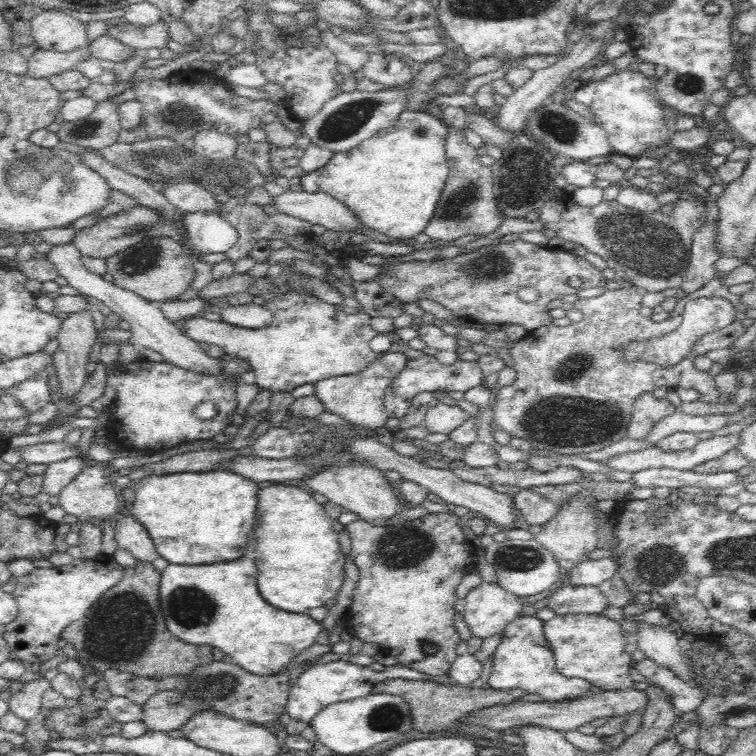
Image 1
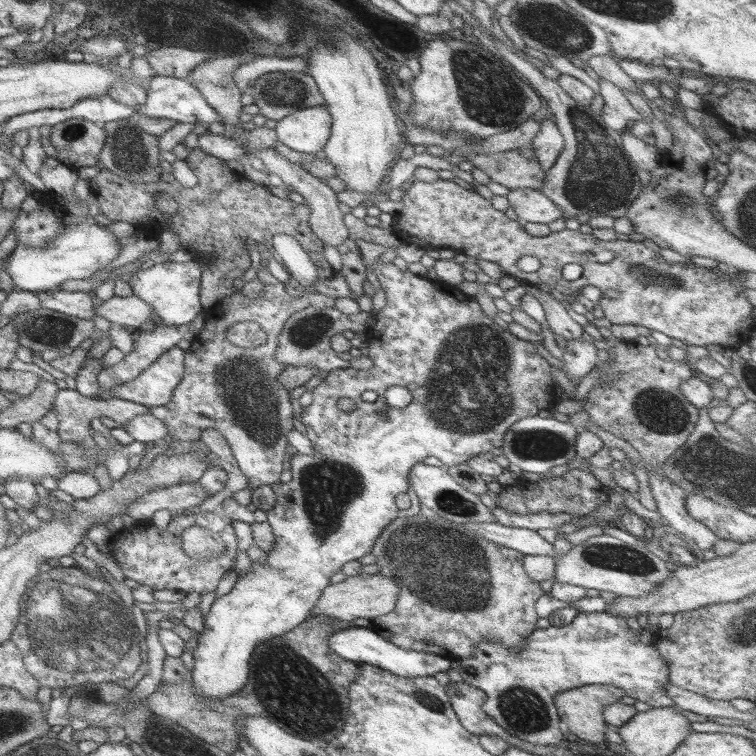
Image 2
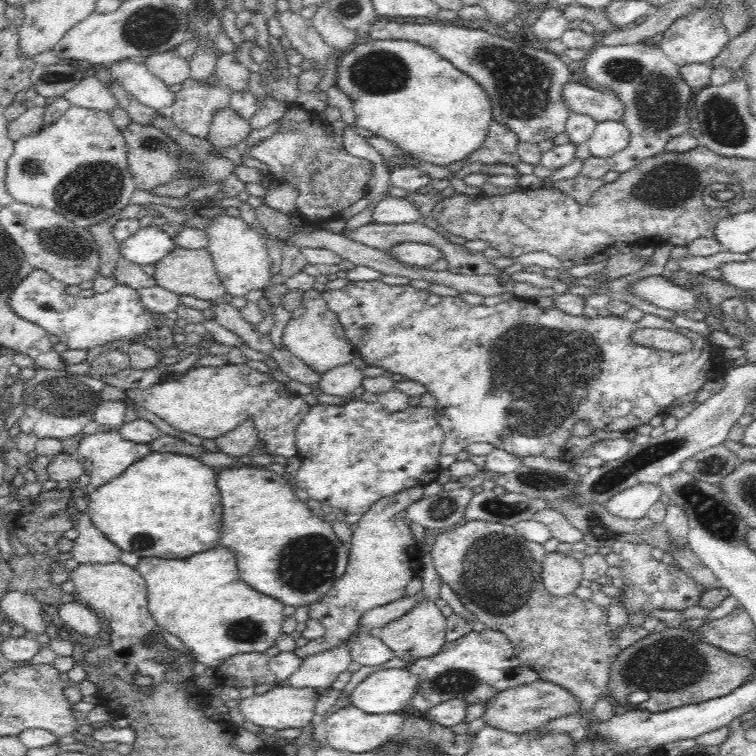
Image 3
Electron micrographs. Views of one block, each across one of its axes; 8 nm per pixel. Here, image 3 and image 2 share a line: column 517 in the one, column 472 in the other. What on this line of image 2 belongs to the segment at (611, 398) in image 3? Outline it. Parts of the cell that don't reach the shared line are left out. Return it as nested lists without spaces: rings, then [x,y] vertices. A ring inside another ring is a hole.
[[[378,258],[371,265],[371,270],[373,270],[373,274],[375,274],[375,278],[377,278],[377,282],[379,282],[379,286],[385,295],[385,305],[375,313],[373,316],[375,324],[368,329],[369,341],[366,343],[366,347],[368,348],[368,357],[373,364],[367,370],[356,371],[347,367],[329,371],[323,381],[311,389],[311,403],[303,408],[303,412],[299,415],[299,422],[305,427],[306,438],[311,443],[313,453],[310,456],[290,453],[288,461],[291,465],[291,468],[289,468],[291,480],[286,484],[278,482],[270,486],[273,494],[276,495],[275,504],[273,504],[271,510],[265,512],[265,516],[273,533],[273,547],[265,554],[265,562],[263,564],[252,563],[249,571],[238,576],[233,587],[225,595],[217,597],[205,614],[203,631],[198,633],[197,644],[192,651],[193,667],[187,676],[191,688],[195,690],[197,696],[203,696],[203,698],[233,696],[247,680],[247,662],[251,652],[255,650],[255,646],[258,646],[259,642],[264,640],[281,636],[283,632],[295,628],[297,624],[301,624],[303,620],[310,616],[311,610],[315,607],[315,601],[321,595],[321,591],[328,586],[331,575],[340,572],[344,563],[357,561],[357,559],[367,555],[379,533],[397,517],[398,509],[394,506],[394,499],[406,493],[409,470],[415,464],[421,463],[425,458],[436,458],[447,468],[455,464],[466,463],[469,458],[476,455],[481,456],[488,451],[499,452],[507,428],[510,428],[517,420],[536,416],[539,410],[546,410],[547,406],[554,400],[554,387],[549,385],[552,379],[550,364],[535,351],[532,343],[517,339],[508,330],[499,327],[491,318],[487,317],[479,308],[473,296],[465,295],[458,287],[449,286],[447,283],[432,282],[423,276],[412,274],[407,269],[405,271],[400,270],[392,263],[383,263]],[[390,386],[402,386],[409,390],[411,401],[407,406],[396,409],[385,404],[383,393]],[[365,390],[373,390],[377,395],[374,402],[367,404],[367,408],[363,406],[363,400],[360,398],[361,392],[365,392]],[[341,398],[351,400],[355,407],[350,412],[342,412],[337,407],[337,400],[341,400]]]

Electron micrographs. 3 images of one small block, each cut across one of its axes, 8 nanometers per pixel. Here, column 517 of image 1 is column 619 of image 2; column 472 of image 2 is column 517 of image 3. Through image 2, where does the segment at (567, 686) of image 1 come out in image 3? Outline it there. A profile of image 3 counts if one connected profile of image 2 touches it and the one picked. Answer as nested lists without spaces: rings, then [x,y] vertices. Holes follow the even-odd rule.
[[[496,629],[472,631],[456,642],[446,642],[440,652],[415,660],[408,669],[418,683],[410,705],[411,711],[415,712],[426,712],[448,700],[464,700],[466,706],[484,704],[500,692],[535,683],[539,679],[534,669],[523,664],[508,636]]]

